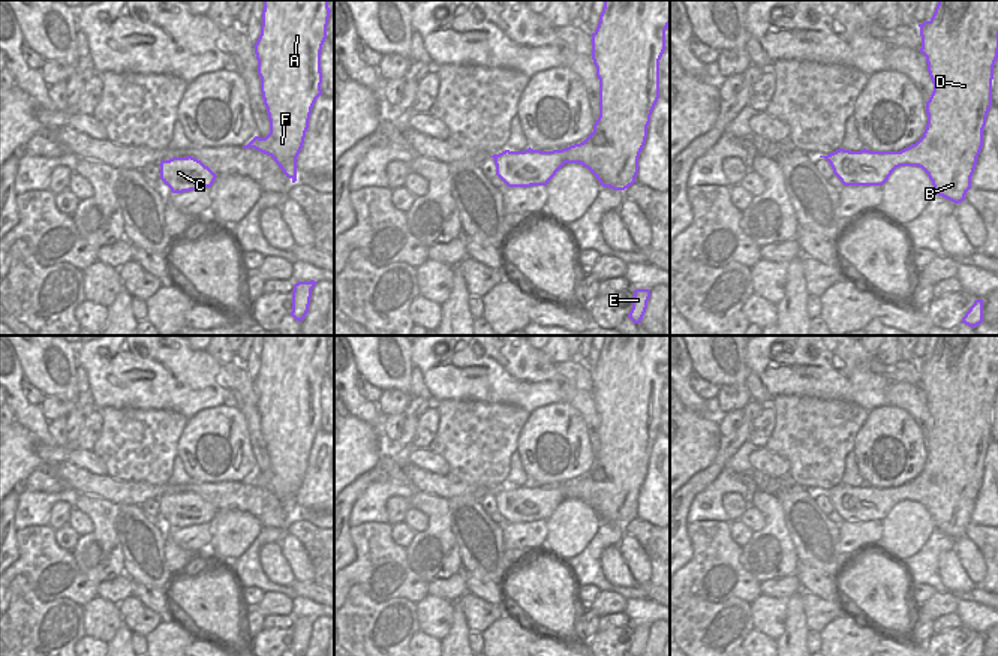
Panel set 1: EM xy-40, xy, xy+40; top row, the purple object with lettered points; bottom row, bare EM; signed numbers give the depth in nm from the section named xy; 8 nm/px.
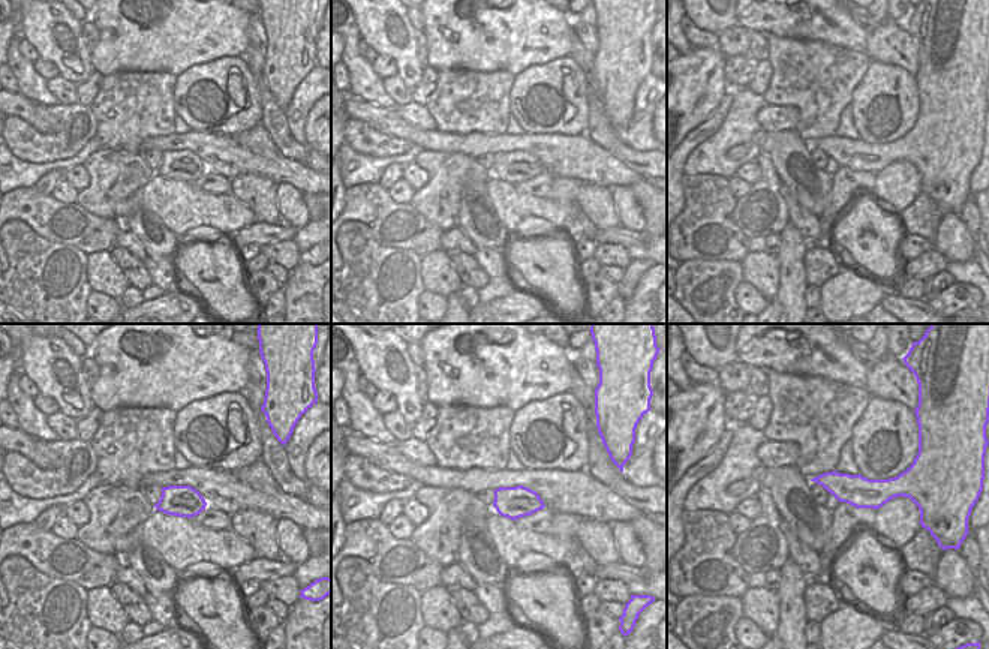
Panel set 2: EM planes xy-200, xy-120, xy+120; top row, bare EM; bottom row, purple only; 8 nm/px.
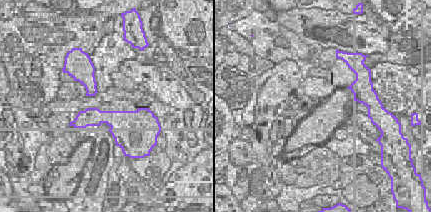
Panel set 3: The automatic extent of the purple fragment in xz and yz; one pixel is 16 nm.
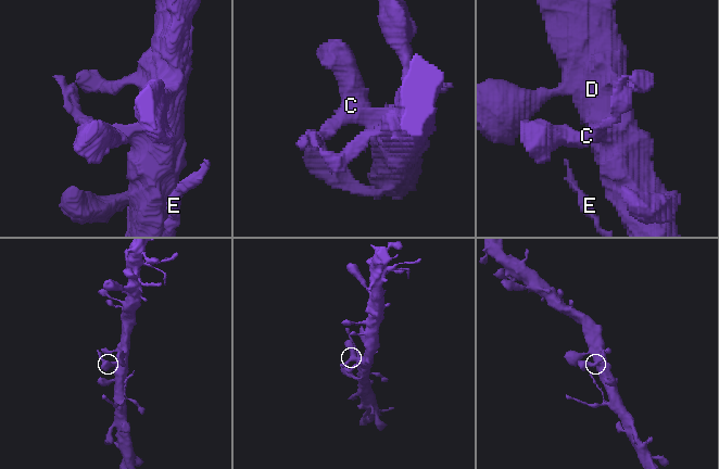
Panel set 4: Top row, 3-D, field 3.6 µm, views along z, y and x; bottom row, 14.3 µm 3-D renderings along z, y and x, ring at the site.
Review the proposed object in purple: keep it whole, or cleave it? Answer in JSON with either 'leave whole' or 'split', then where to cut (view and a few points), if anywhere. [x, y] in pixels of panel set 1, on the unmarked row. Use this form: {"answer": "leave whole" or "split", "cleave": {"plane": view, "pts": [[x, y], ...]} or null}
{"answer": "leave whole", "cleave": null}

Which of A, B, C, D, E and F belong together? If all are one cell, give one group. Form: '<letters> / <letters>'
A B C D E F

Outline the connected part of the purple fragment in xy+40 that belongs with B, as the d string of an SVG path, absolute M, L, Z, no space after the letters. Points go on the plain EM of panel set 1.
M938 335L929 356L919 359L920 388L926 392L934 427L926 437L928 458L923 472L901 487L850 487L839 484L824 493L844 521L883 521L899 502L919 502L932 517L934 527L955 539L965 536L971 524L977 493L983 482L983 464L992 442L994 401L998 394L998 335Z

